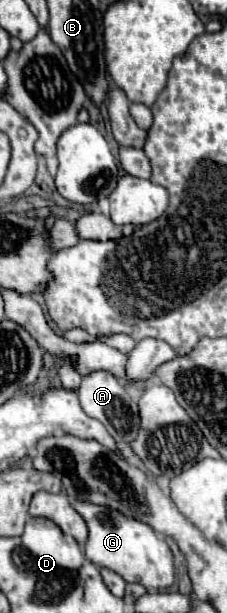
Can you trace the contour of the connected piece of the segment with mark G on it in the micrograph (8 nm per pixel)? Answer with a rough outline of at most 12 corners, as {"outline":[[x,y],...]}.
{"outline":[[92,503],[86,559],[128,583],[164,591],[172,551],[136,519]]}

